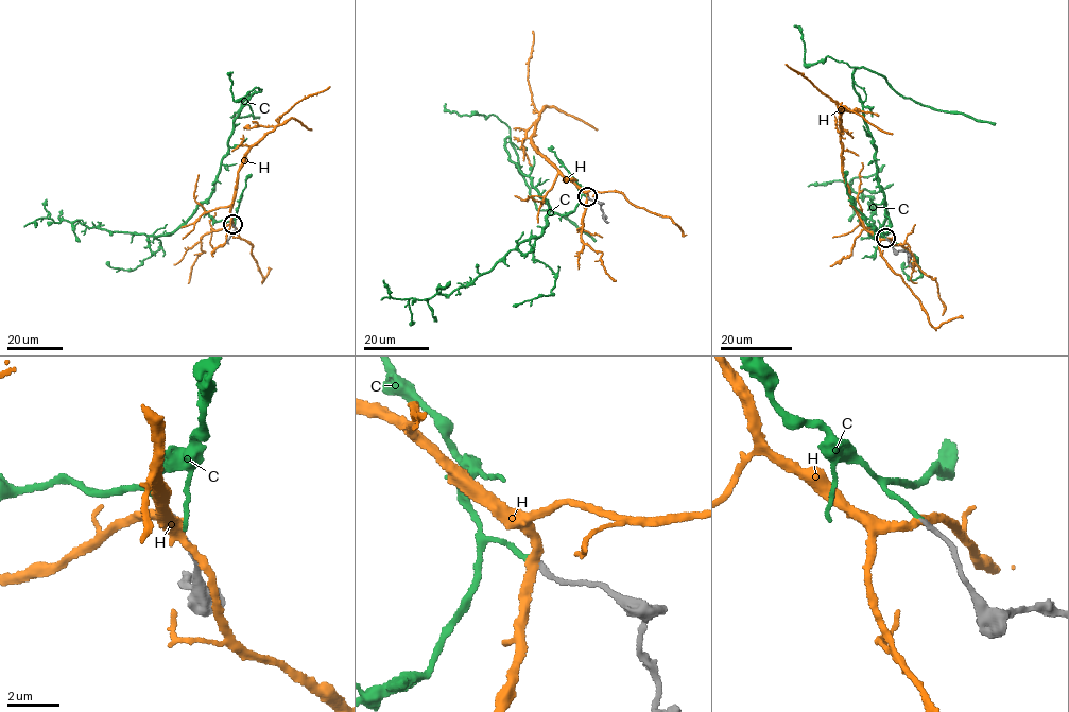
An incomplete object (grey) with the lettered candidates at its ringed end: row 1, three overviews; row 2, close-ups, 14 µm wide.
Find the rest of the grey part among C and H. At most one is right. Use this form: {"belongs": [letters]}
{"belongs": ["C"]}

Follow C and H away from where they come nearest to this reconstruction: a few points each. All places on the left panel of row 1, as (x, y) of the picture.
C: (233, 224), (216, 221), (202, 203), (227, 153), (233, 121), (254, 91), (231, 117), (259, 117)
H: (233, 224), (231, 205), (244, 155), (274, 128), (293, 105), (329, 86)

